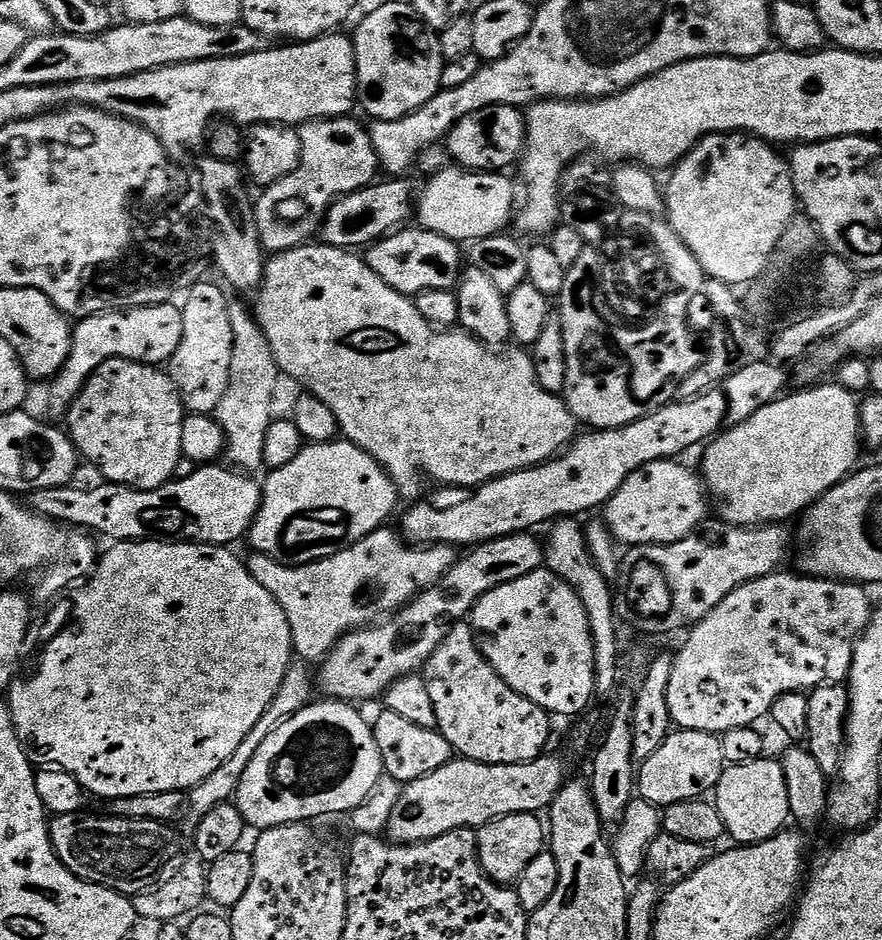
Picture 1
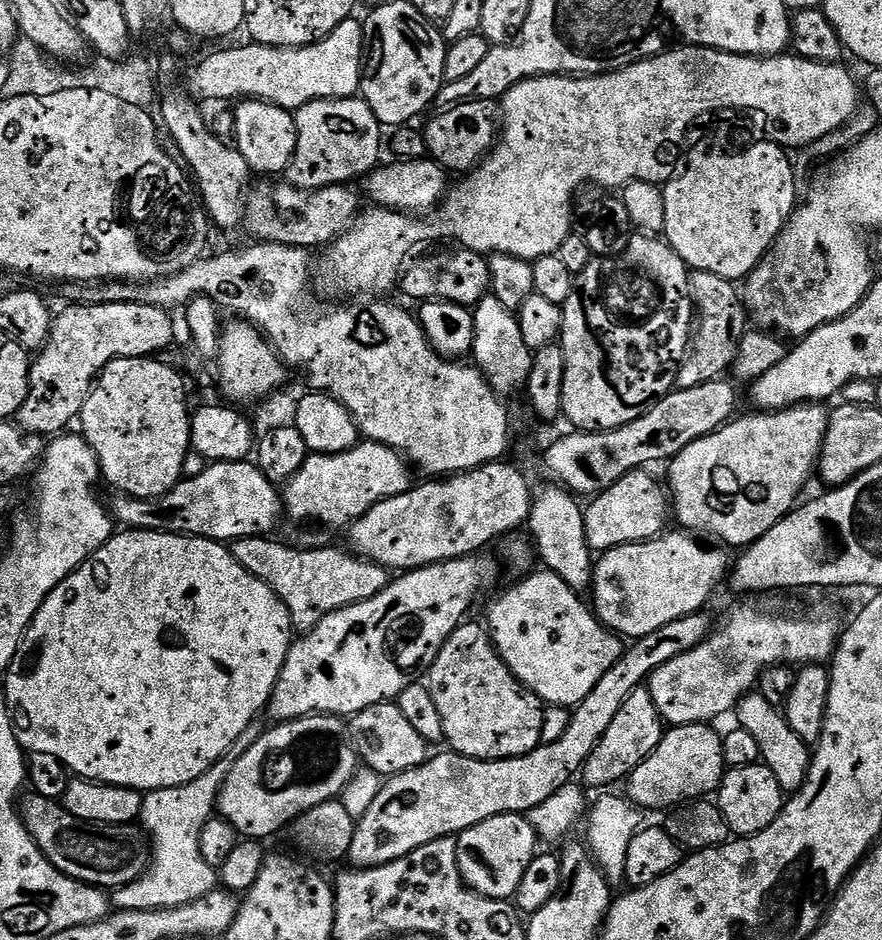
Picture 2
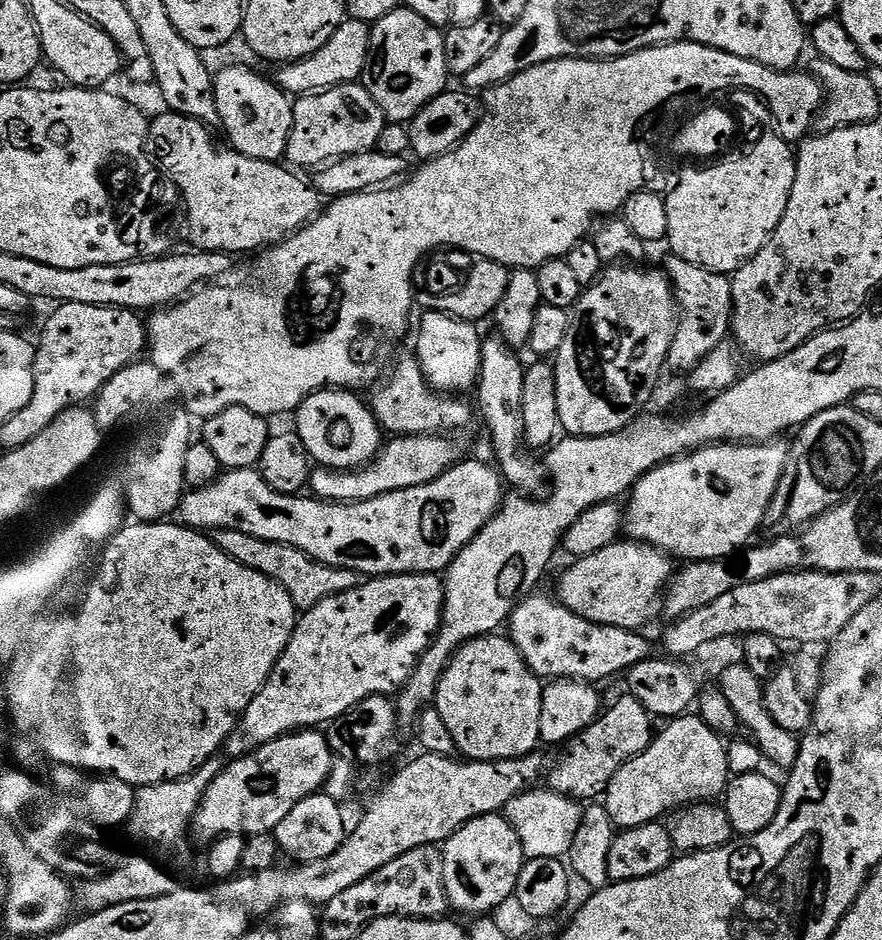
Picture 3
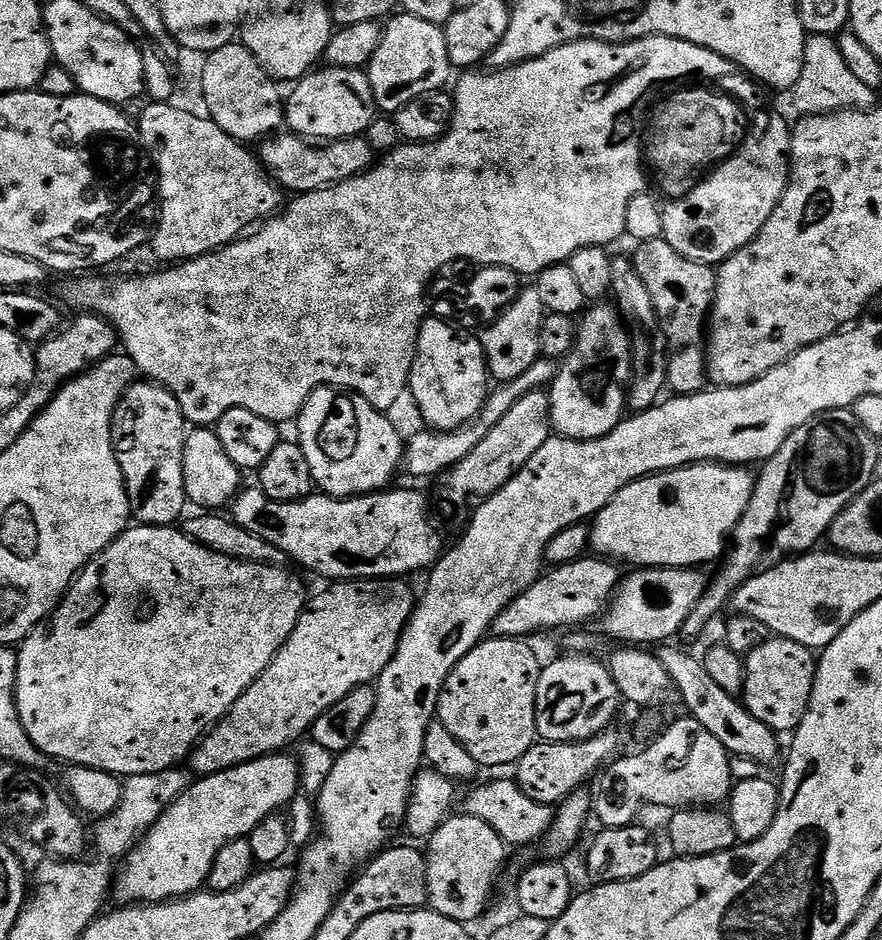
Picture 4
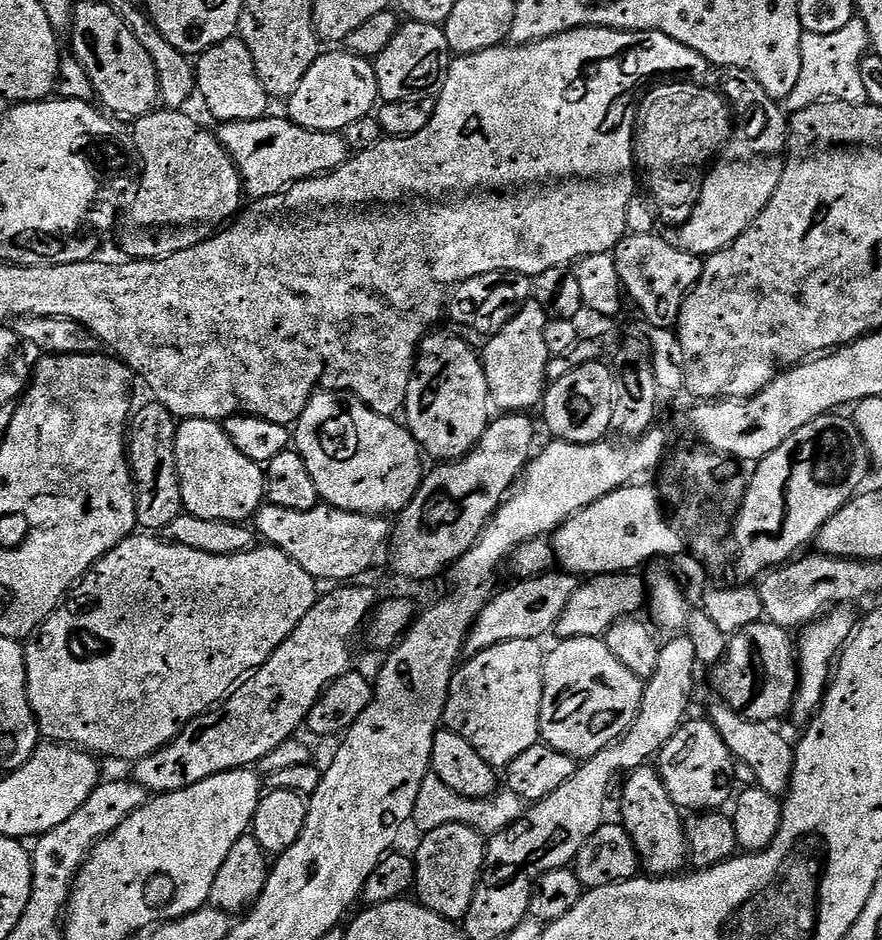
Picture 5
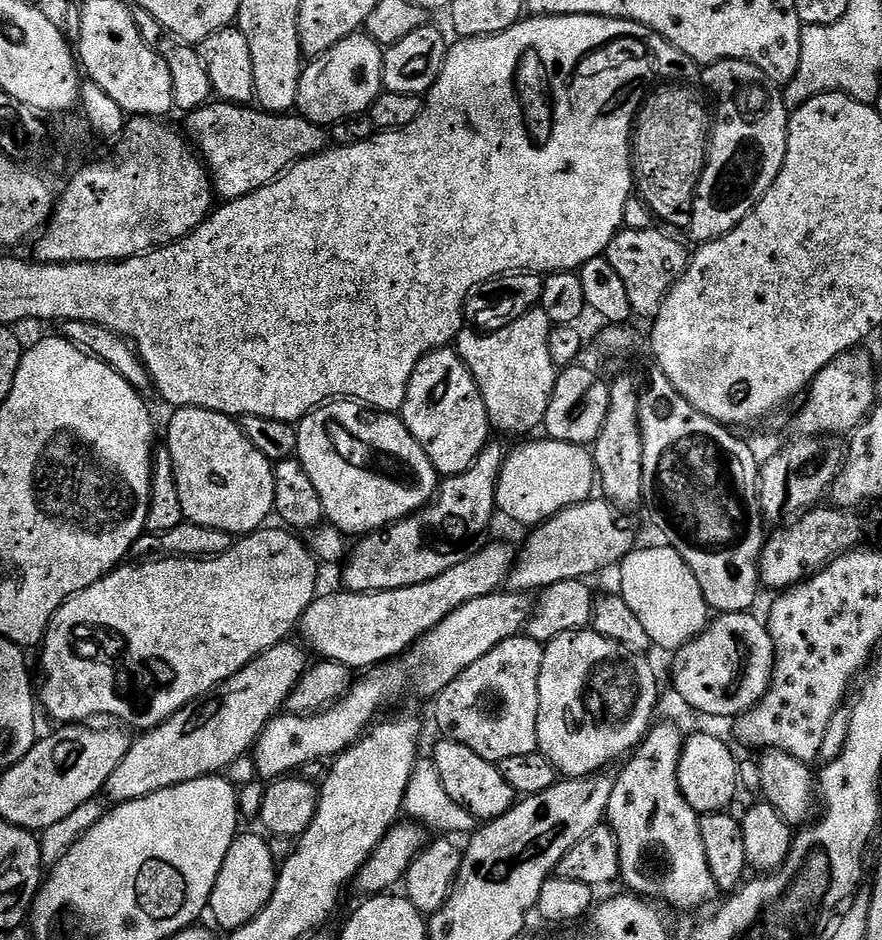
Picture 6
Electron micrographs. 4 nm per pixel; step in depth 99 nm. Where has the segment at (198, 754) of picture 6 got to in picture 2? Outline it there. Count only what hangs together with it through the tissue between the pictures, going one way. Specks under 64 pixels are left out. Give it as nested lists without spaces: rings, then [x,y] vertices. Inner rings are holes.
[[[473,554],[471,556],[461,556],[458,560],[443,560],[437,564],[427,564],[424,568],[413,568],[405,571],[400,576],[393,579],[378,594],[374,594],[374,598],[366,598],[357,604],[346,606],[337,612],[331,612],[318,624],[314,626],[314,630],[303,633],[288,649],[286,654],[286,662],[280,671],[280,677],[276,683],[276,689],[272,691],[272,699],[268,701],[267,711],[272,712],[273,721],[283,722],[285,720],[297,720],[303,716],[338,716],[341,718],[351,718],[356,716],[362,710],[366,710],[375,704],[383,704],[385,702],[395,701],[402,694],[402,690],[406,690],[406,686],[417,683],[418,678],[423,677],[431,668],[433,662],[438,658],[438,654],[442,650],[442,646],[450,638],[450,634],[454,634],[454,630],[465,623],[468,607],[472,604],[472,599],[479,594],[483,588],[488,588],[500,576],[501,561],[495,560],[492,556],[484,556],[488,554]]]

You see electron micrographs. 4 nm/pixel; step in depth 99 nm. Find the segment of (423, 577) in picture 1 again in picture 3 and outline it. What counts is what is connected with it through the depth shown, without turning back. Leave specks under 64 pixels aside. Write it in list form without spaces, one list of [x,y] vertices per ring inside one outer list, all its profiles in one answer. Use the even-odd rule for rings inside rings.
[[[225,528],[211,529],[210,538],[230,558],[242,562],[242,566],[250,566],[250,570],[258,570],[258,574],[266,574],[288,589],[294,606],[301,613],[309,612],[314,606],[318,606],[318,602],[334,594],[342,594],[346,590],[355,588],[358,583],[356,573],[319,564],[302,550],[286,546],[282,542],[266,542],[262,538],[254,538],[254,534],[242,534],[242,530]]]

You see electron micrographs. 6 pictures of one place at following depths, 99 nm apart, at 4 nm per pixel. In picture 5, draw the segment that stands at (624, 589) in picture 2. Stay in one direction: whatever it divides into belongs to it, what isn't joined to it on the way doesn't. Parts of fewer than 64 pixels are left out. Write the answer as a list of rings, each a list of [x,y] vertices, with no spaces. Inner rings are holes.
[[[553,570],[544,576],[521,580],[513,585],[513,588],[508,588],[505,592],[497,591],[472,623],[472,631],[469,632],[466,641],[469,653],[475,654],[495,644],[511,640],[544,638],[547,632],[551,633],[555,629],[562,610],[566,610],[566,602],[570,602],[574,590],[578,587],[578,580],[563,570]]]

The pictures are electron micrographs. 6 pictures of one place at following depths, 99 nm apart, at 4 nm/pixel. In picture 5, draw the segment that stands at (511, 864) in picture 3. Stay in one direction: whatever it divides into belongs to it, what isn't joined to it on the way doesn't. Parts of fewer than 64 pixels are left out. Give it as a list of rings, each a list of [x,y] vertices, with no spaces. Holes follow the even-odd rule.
[[[450,824],[423,833],[419,839],[420,845],[414,851],[415,899],[442,918],[453,922],[463,921],[482,882],[485,837],[468,825]]]

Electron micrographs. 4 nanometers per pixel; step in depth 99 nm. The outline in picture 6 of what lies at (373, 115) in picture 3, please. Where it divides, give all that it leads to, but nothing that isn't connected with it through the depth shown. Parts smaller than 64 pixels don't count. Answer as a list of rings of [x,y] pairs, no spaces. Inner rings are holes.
[[[363,31],[342,38],[326,54],[315,57],[303,69],[296,91],[295,107],[299,115],[321,126],[331,126],[338,120],[359,117],[380,97],[384,88],[384,48]]]

